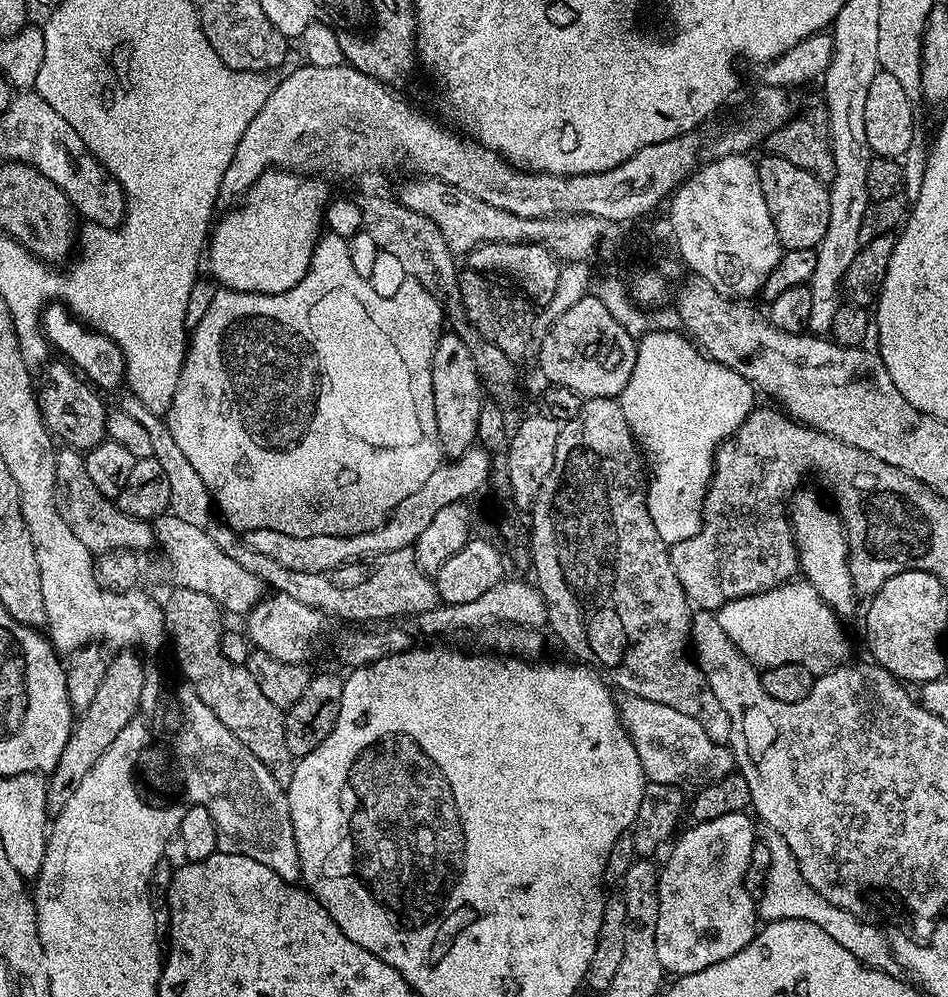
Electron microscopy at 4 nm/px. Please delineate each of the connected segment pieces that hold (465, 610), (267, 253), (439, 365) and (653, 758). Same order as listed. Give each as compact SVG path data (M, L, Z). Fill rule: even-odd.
M505 578L498 586L490 586L486 594L474 598L474 602L458 602L457 604L437 604L434 610L426 610L415 617L414 623L428 634L450 632L456 628L481 629L493 622L502 624L517 624L523 628L543 629L548 622L548 607L540 589L535 583L524 580Z
M265 170L244 193L239 205L241 208L215 221L206 244L206 266L208 262L208 268L212 271L211 279L221 289L229 292L282 294L302 282L312 261L316 242L322 235L322 213L330 201L330 193L322 181L307 180L304 176L307 175L296 170Z
M449 330L441 335L434 350L432 389L440 451L445 457L459 458L466 449L477 443L478 416L486 401L486 395L465 342Z
M625 695L618 704L620 723L632 739L634 750L642 762L645 777L654 784L696 784L703 786L733 775L732 753L723 744L714 741L690 714L674 710L662 700L647 700L641 696Z

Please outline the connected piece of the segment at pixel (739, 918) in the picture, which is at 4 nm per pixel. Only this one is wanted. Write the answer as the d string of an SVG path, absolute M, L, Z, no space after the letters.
M744 812L720 815L718 818L695 823L673 843L673 850L659 869L657 888L659 908L656 918L655 941L658 962L662 963L665 973L681 976L697 973L698 970L716 965L726 958L733 957L751 942L758 931L758 906L755 897L745 886L746 866L756 843L754 826Z

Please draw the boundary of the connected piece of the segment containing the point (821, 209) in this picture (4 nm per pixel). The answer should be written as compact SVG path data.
M767 154L755 161L756 173L762 186L762 194L766 198L766 210L770 210L770 222L774 222L774 230L780 239L780 247L784 250L815 249L826 234L826 225L830 223L830 194L828 185L822 183L814 174L806 174L794 162L786 162L786 158L778 158Z

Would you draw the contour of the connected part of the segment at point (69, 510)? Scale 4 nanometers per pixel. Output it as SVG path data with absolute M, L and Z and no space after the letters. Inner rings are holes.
M61 447L56 453L56 505L66 518L66 526L74 530L78 542L93 554L107 554L113 550L127 550L140 554L143 548L153 547L154 528L149 521L127 516L116 507L115 499L103 496L86 474L86 462L77 449Z

